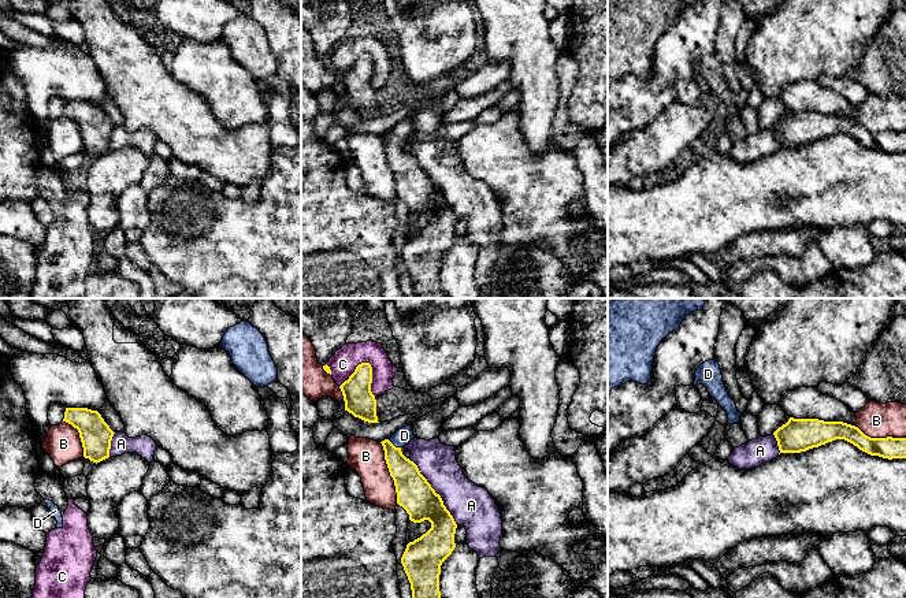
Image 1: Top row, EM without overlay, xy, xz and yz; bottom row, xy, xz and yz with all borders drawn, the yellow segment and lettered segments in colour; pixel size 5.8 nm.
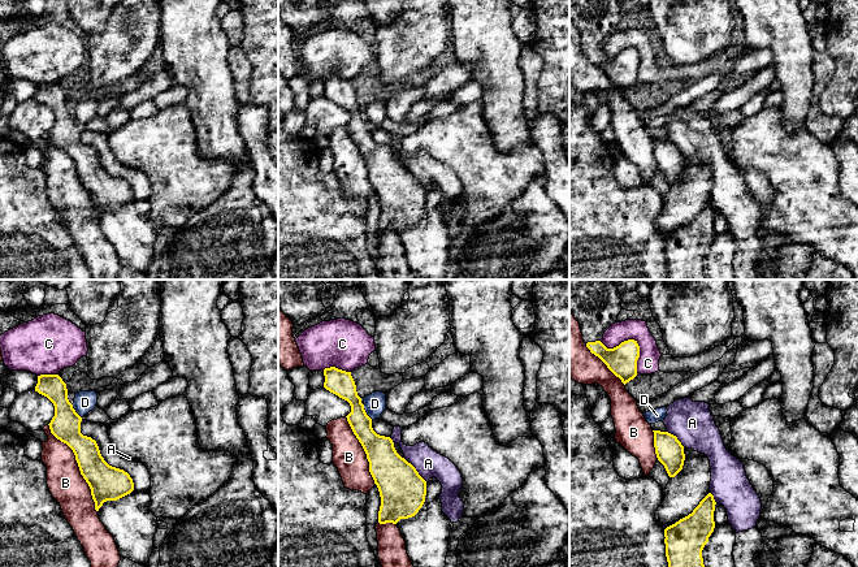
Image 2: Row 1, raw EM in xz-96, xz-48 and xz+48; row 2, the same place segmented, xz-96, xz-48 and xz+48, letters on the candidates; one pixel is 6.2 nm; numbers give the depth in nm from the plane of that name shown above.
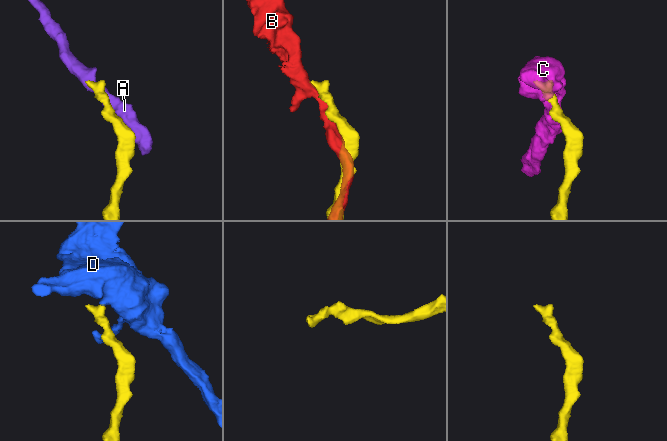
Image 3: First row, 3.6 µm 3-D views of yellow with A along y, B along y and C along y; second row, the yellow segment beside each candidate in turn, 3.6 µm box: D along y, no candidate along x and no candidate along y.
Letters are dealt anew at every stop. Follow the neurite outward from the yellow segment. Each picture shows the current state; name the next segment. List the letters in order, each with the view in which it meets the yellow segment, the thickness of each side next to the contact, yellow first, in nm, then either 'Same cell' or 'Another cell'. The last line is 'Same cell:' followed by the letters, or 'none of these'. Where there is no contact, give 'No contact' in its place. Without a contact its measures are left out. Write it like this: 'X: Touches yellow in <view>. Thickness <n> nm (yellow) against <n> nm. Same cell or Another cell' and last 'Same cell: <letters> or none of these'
A: Touches yellow in xz. Thickness 220 nm (yellow) against 220 nm. Another cell
B: Touches yellow in xz. Thickness 220 nm (yellow) against 200 nm. Another cell
C: Touches yellow in xz. Thickness 180 nm (yellow) against 160 nm. Another cell
D: Touches yellow in xz. Thickness 180 nm (yellow) against 100 nm. Another cell
Same cell: none of these

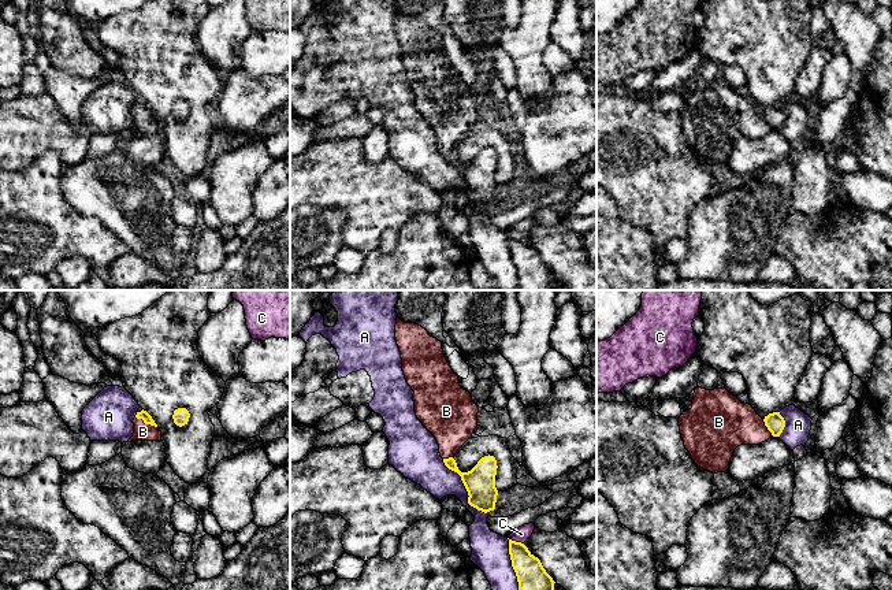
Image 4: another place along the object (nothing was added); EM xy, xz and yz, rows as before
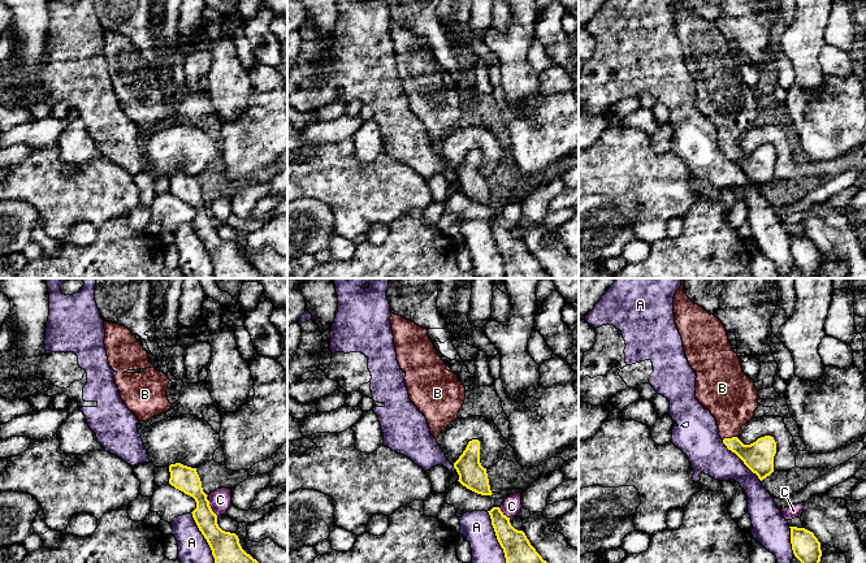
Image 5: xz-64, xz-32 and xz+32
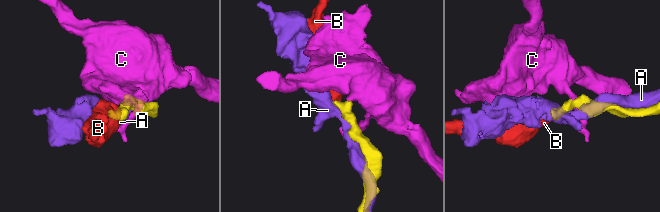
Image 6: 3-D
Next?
A: Touches yellow in xz. Thickness 180 nm (yellow) against 200 nm. Another cell
B: Touches yellow in xy. Thickness 60 nm (yellow) against 100 nm. Same cell
C: Touches yellow in xz. Thickness 170 nm (yellow) against 90 nm. Another cell
Same cell: B

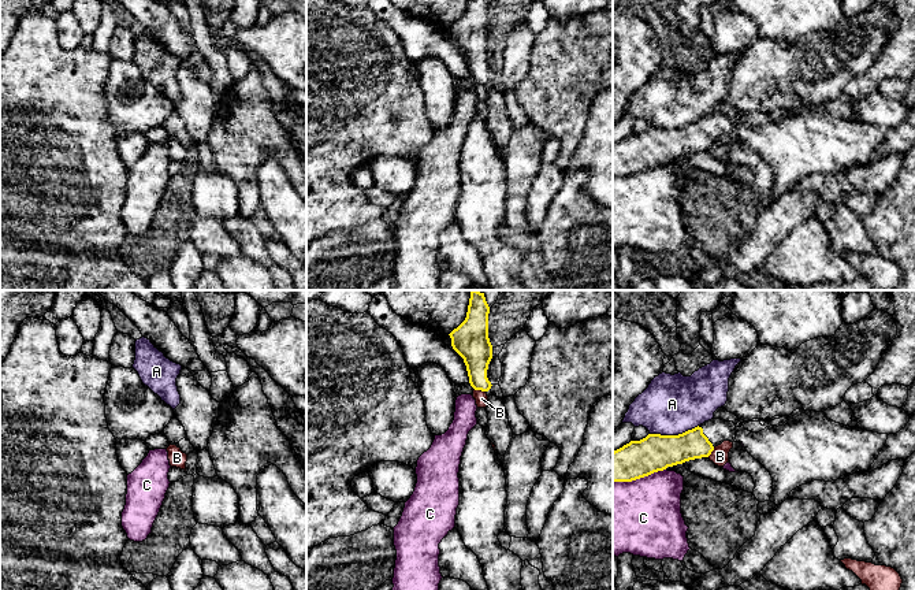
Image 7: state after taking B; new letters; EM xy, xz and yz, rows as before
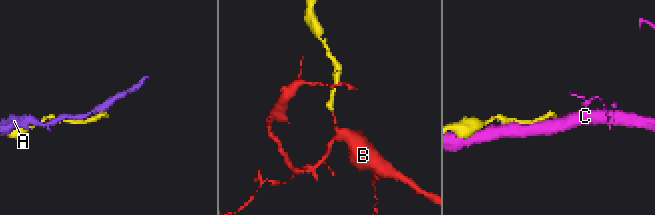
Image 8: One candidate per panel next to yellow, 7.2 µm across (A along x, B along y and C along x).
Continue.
A: Touches yellow in yz. Thickness 220 nm (yellow) against 360 nm. Another cell
B: Touches yellow in xz. Thickness 190 nm (yellow) against 80 nm. Another cell
C: Touches yellow in yz. Thickness 220 nm (yellow) against 440 nm. Another cell
Same cell: none of these

